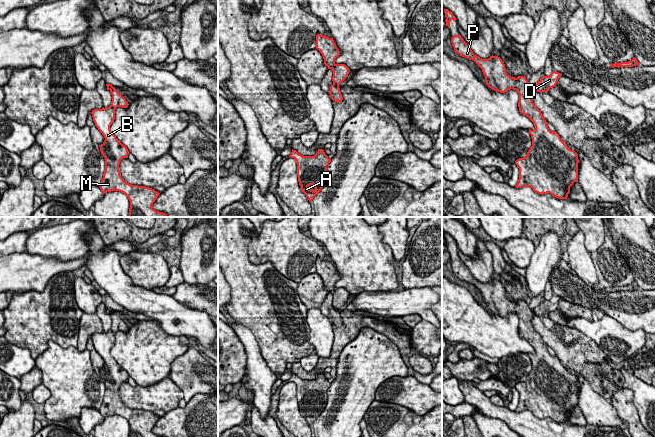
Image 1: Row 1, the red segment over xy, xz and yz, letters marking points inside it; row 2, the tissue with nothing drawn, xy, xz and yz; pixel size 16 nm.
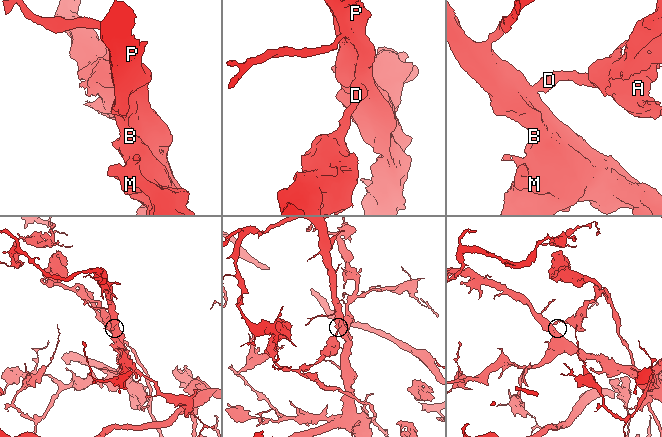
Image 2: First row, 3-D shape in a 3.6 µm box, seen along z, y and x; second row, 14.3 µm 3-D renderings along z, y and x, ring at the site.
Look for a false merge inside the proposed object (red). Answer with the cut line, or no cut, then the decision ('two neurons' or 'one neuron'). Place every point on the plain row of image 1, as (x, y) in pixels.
cut xz (333, 307), (338, 310); two neurons

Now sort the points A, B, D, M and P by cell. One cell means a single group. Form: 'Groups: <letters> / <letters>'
Groups: A D / B M P

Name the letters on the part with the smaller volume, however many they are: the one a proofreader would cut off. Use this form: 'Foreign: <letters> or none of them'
Foreign: A, D

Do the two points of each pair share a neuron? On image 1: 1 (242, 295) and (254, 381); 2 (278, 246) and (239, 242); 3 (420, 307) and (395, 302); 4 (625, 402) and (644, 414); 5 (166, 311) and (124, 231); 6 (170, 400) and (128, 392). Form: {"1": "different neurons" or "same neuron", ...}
{"1": "different neurons", "2": "different neurons", "3": "same neuron", "4": "different neurons", "5": "different neurons", "6": "same neuron"}

